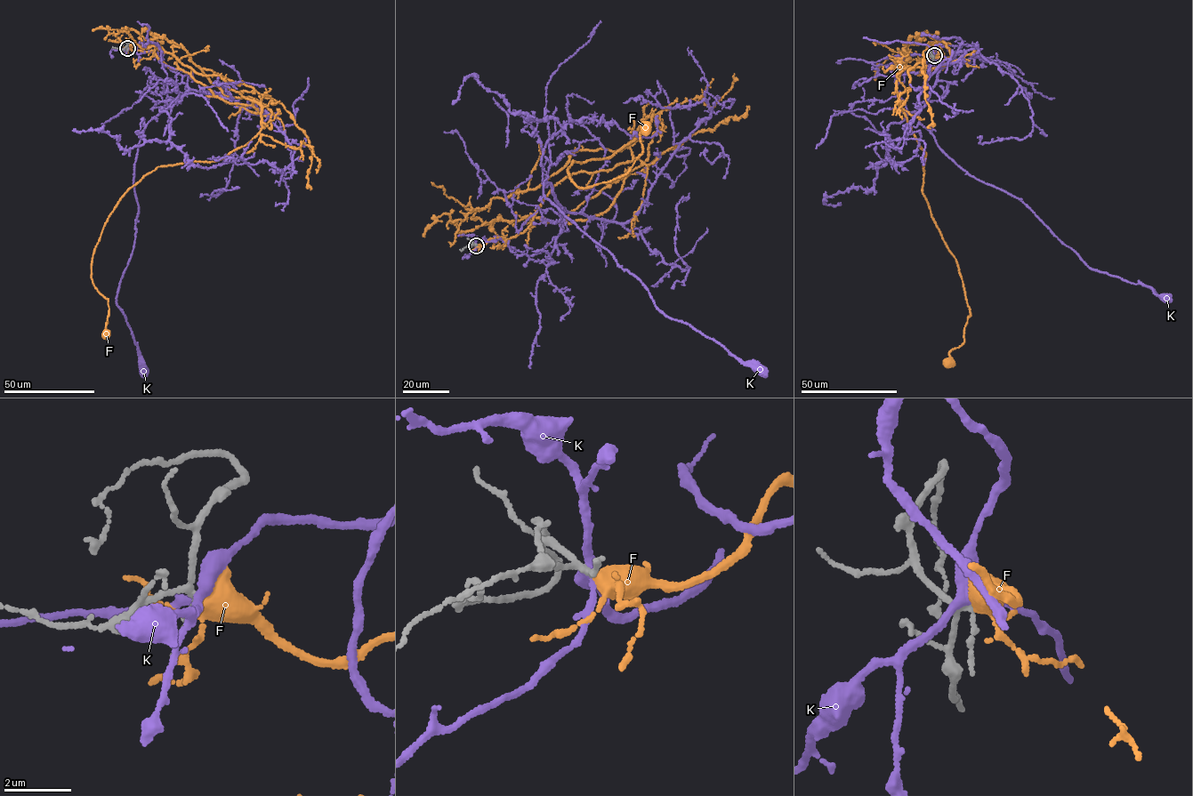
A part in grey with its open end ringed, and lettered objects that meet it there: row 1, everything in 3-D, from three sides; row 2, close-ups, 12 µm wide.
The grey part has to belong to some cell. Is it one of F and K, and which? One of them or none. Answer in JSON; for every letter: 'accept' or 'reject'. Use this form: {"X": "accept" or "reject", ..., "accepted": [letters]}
{"F": "accept", "K": "reject", "accepted": ["F"]}

